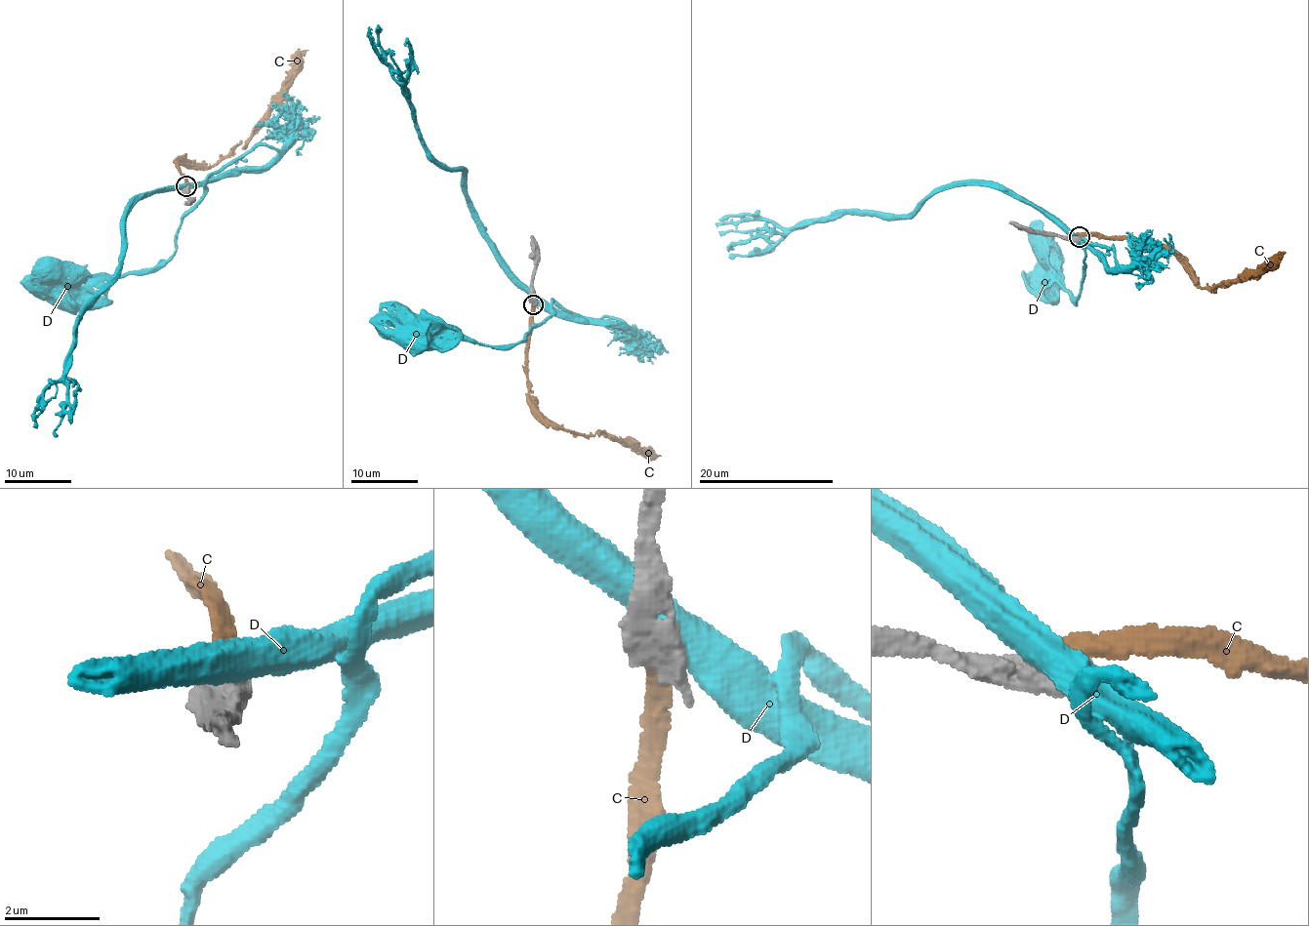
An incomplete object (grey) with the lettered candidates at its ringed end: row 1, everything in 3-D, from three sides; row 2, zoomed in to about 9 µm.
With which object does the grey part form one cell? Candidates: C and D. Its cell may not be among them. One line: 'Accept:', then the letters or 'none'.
Accept: none

